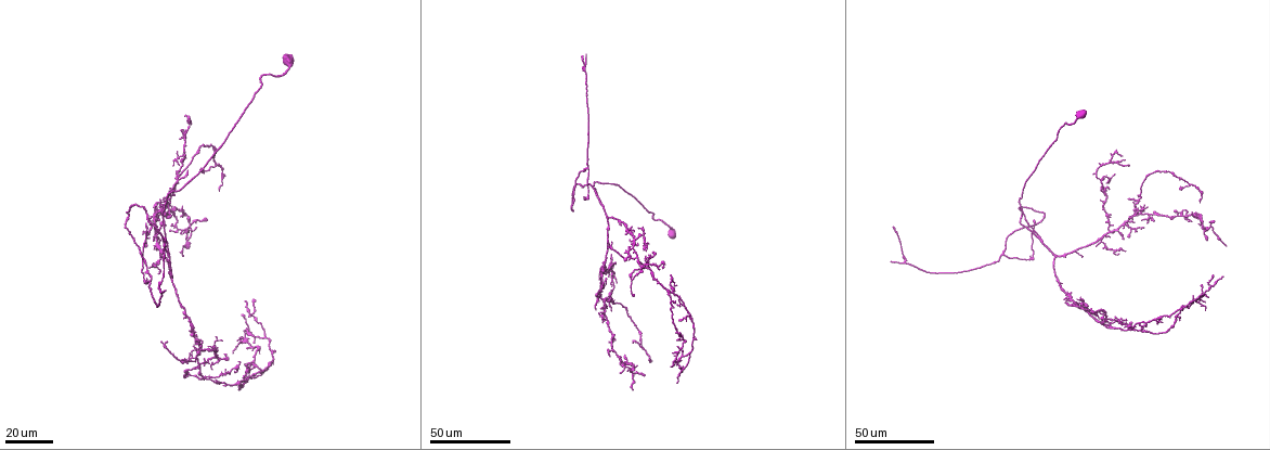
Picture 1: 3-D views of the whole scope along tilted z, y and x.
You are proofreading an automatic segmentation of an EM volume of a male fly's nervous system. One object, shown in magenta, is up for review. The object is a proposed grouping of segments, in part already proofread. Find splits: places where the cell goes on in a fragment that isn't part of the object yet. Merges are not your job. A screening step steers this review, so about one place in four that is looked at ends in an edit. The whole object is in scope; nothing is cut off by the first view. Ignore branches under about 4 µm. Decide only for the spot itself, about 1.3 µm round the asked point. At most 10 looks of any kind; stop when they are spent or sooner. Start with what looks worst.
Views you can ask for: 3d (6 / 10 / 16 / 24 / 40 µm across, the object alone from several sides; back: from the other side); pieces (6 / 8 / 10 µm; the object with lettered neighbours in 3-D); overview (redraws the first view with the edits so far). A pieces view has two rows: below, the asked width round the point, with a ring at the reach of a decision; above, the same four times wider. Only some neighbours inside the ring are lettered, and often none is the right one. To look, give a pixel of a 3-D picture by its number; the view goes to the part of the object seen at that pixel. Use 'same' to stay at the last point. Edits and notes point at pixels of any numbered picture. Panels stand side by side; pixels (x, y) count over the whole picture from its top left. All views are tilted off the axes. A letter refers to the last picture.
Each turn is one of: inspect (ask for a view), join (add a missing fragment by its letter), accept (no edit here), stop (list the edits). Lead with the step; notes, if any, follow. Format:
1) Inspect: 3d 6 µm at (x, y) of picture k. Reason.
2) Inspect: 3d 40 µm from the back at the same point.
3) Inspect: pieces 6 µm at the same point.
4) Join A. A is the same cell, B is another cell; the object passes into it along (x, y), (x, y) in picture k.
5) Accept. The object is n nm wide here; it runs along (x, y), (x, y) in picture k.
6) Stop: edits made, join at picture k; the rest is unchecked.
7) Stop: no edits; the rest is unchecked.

Inspect: 3d 40 µm at (167, 291) of picture 1. Free end.

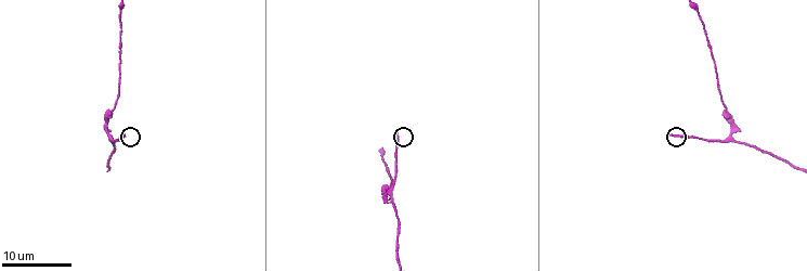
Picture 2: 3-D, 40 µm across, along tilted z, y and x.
Inspect: pieces 8 µm at (671, 136) of picture 2.

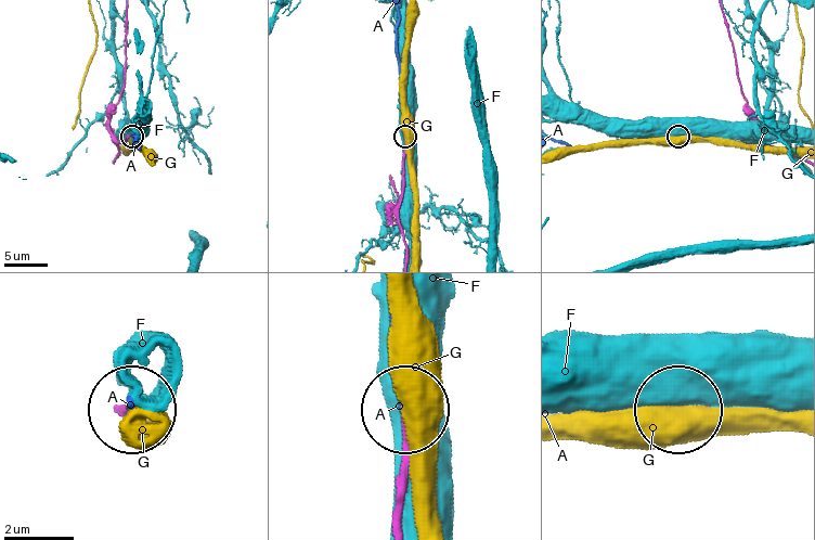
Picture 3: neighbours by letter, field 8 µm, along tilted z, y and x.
Join A. A is the same cell, F and G are other cells; it goes on there.

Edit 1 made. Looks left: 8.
Inspect: overview.

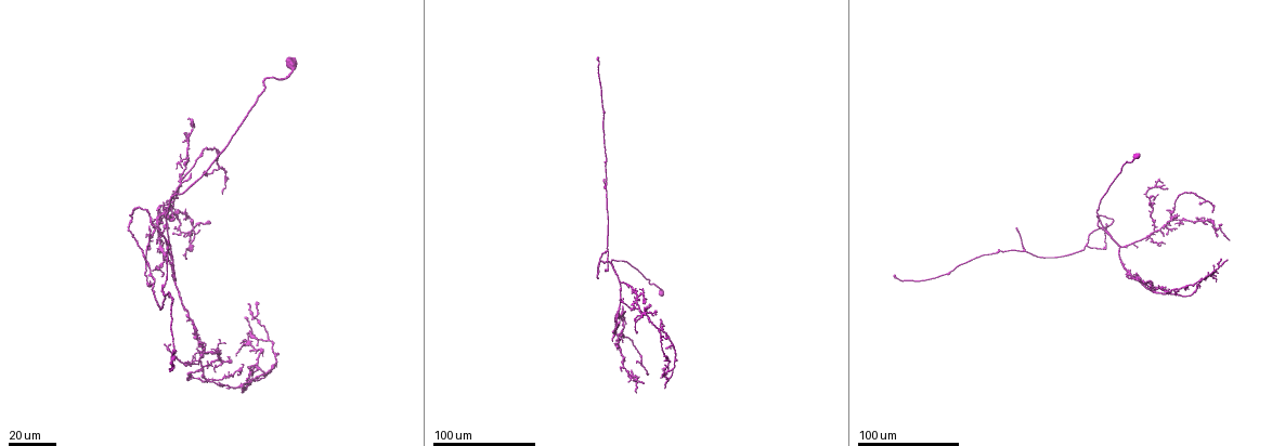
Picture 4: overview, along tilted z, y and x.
Inspect: 3d 40 µm at (1201, 281) of picture 4. Stops while still wide.

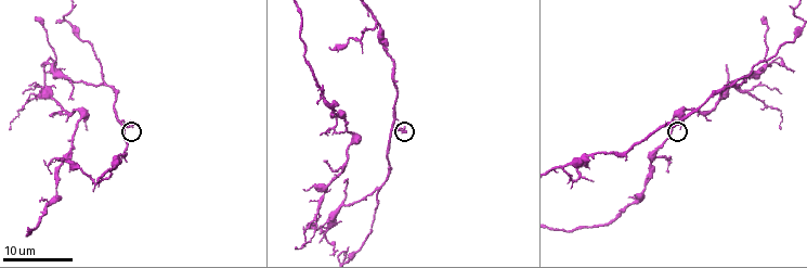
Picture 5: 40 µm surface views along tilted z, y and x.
Inspect: pieces 10 µm at (679, 125) of picture 5.

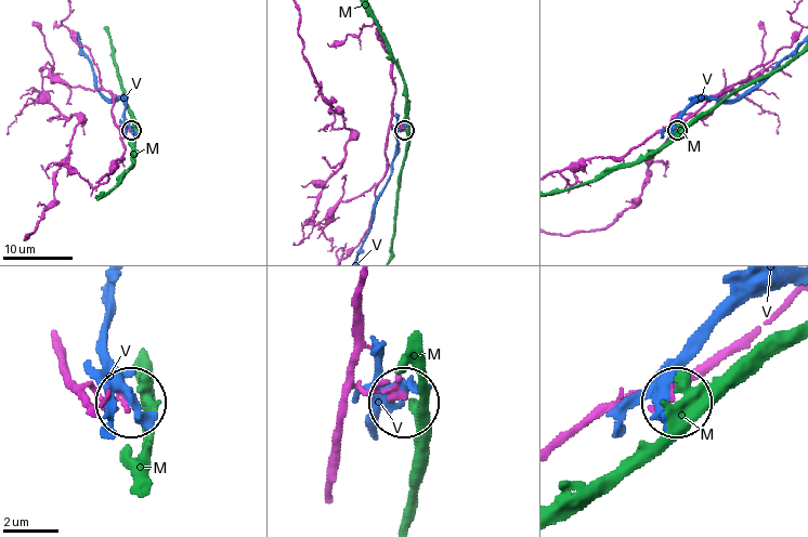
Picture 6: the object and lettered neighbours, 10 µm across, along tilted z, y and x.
Accept. M and V are other cells; no lettered fragment goes on from it.

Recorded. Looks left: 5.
Inspect: 3d 24 µm at (1081, 303) of picture 1. Tapers out.

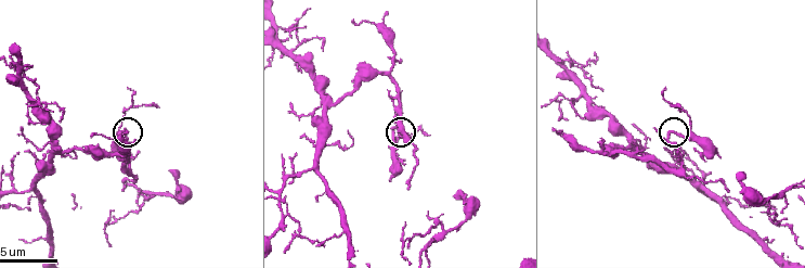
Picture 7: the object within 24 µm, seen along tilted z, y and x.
Inspect: pieces 6 µm at (655, 130) of picture 7. See the neighbours.

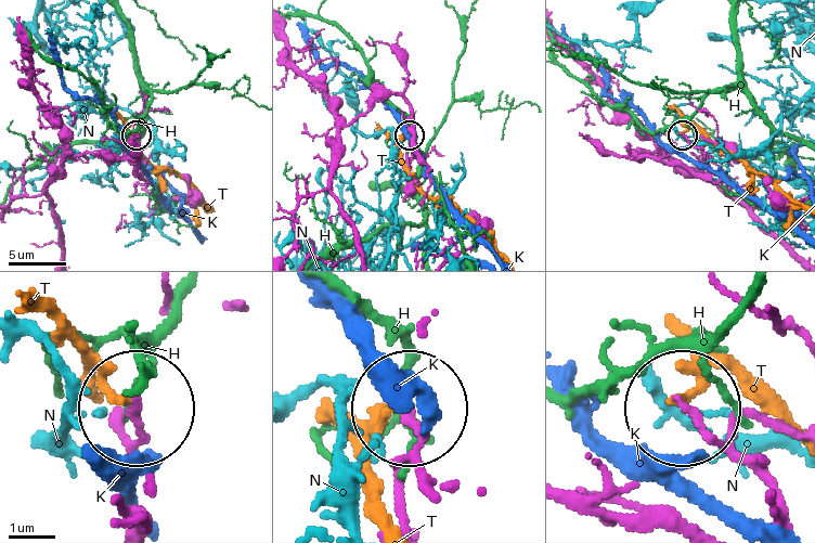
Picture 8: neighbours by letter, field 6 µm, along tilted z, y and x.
Accept. H, K, N and T are other cells; no lettered fragment goes on from it.

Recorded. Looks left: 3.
Inspect: 3d 16 µm at (794, 72) of picture 5. Tapers out.

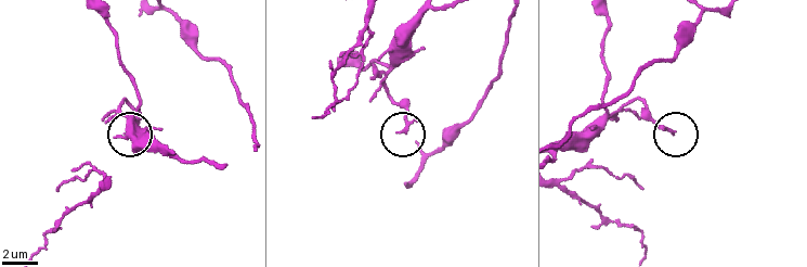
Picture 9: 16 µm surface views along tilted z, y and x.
Inspect: pieces 10 µm at (399, 133) of picture 9.

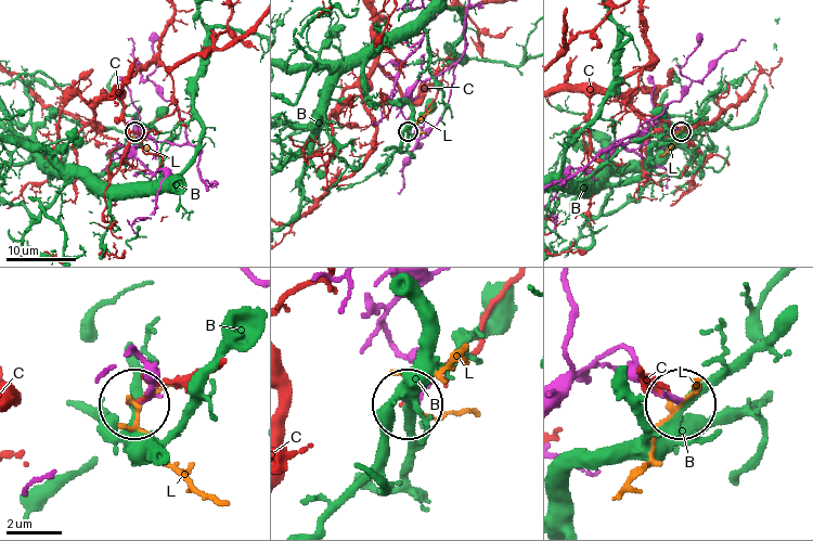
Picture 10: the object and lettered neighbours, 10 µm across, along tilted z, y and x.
Accept. The object is 160 nm wide here; B, C and L are other cells; no lettered fragment goes on from it.

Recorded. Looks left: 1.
Stop: edits made, join at picture 3; the rest is unchecked.

